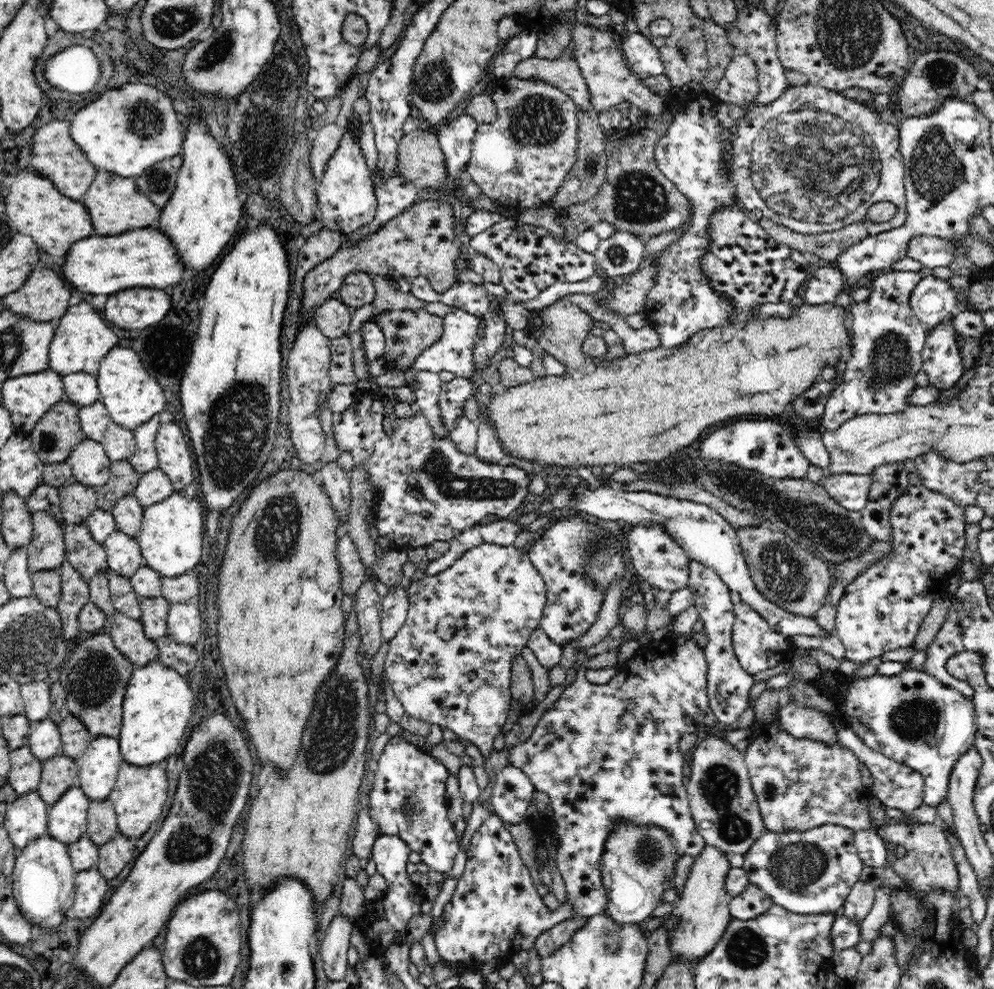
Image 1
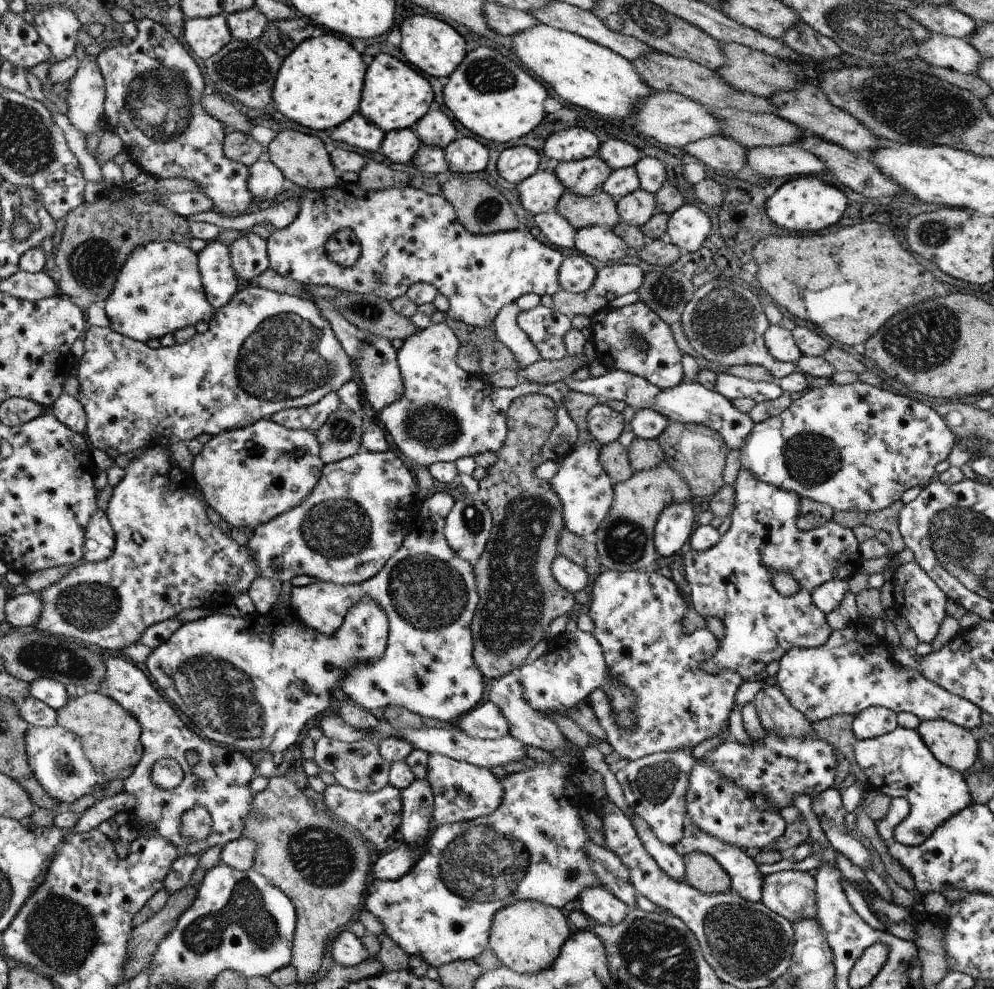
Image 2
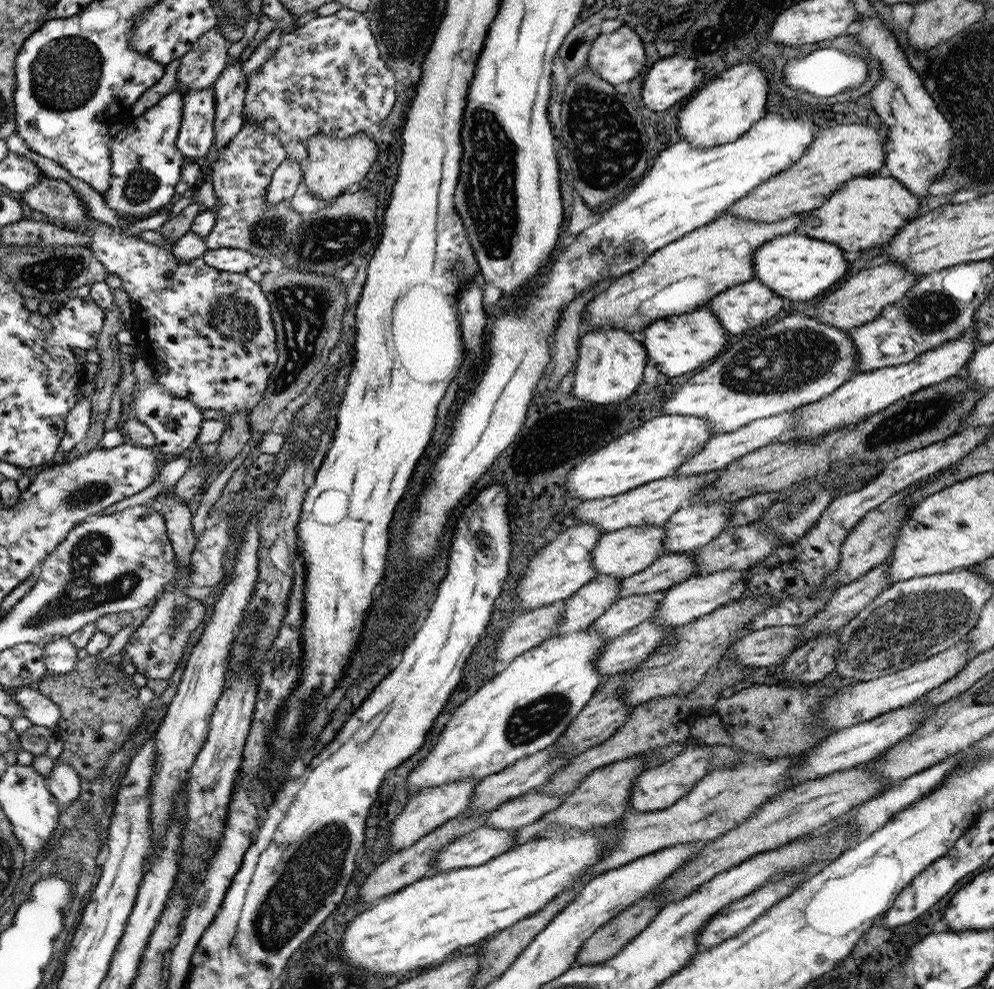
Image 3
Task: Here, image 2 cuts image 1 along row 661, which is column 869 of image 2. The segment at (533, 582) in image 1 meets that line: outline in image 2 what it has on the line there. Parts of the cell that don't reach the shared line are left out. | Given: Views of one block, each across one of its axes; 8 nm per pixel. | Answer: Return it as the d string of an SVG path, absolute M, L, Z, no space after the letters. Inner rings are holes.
M861 381L852 384L840 385L831 382L824 387L809 387L801 398L793 401L790 406L778 416L770 417L764 422L756 423L752 432L748 434L744 448L740 450L740 462L743 468L746 468L752 476L756 476L758 480L778 486L782 490L788 490L798 494L800 497L810 498L814 502L820 504L828 504L834 511L850 512L857 511L862 513L874 513L888 508L893 502L900 501L902 495L909 488L914 486L924 487L932 480L937 479L934 468L936 464L946 460L957 438L952 434L949 426L940 416L938 412L926 404L918 400L911 400L909 397L892 393L887 387L876 387Z

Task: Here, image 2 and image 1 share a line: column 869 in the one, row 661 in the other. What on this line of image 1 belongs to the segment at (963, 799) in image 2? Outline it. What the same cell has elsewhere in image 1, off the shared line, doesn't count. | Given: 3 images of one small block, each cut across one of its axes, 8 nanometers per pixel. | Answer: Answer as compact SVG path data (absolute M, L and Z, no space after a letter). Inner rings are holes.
M744 601L733 605L733 613L735 621L731 637L734 652L744 671L753 676L761 670L776 666L779 662L793 661L794 644L790 636L784 636L772 630L762 615Z

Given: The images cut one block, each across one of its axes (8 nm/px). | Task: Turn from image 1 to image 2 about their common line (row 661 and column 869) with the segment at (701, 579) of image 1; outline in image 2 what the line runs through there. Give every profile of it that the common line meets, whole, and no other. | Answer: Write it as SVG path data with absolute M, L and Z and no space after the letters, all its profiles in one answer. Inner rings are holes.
M873 706L854 717L852 732L857 741L878 738L898 727L897 712L886 707Z

